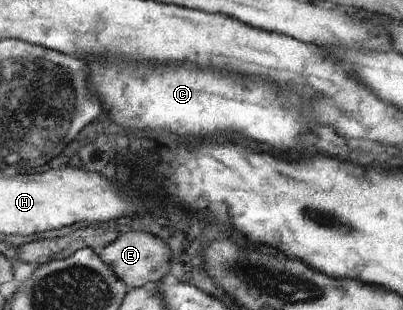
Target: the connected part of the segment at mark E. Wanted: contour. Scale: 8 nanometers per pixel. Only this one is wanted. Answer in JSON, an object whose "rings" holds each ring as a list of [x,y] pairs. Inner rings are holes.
{"rings":[[[126,231],[119,233],[118,237],[100,249],[97,253],[113,272],[118,280],[124,281],[129,289],[142,288],[146,283],[158,284],[162,277],[170,271],[170,249],[162,239],[148,235],[148,233],[138,233],[138,231]]]}

